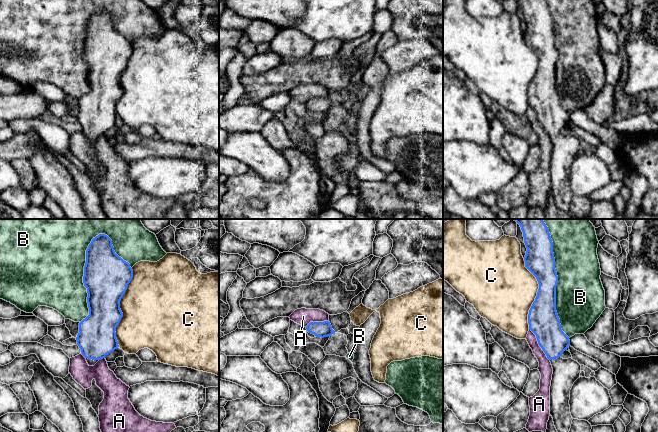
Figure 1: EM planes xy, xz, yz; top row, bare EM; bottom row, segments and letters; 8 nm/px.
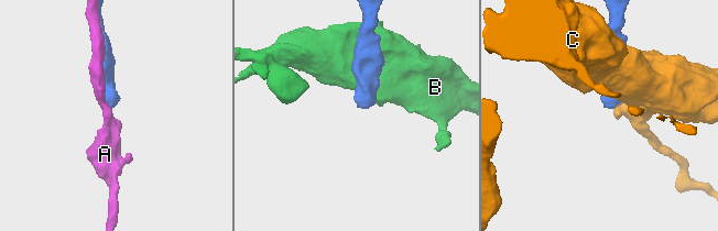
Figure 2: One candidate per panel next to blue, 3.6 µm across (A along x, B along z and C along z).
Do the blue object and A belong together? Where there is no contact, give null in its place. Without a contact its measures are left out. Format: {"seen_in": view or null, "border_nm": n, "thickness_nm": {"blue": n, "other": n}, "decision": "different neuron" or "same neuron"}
{"seen_in": "yz", "border_nm": 300, "thickness_nm": {"blue": 240, "other": 110}, "decision": "different neuron"}

